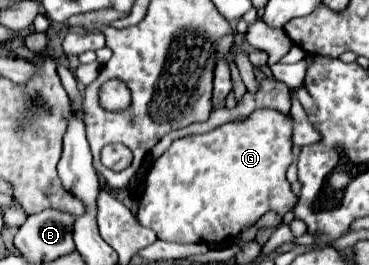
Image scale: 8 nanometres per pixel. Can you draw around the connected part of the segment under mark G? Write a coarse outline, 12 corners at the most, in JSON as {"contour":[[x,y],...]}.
{"contour":[[290,114],[174,140],[136,214],[216,244],[298,200]]}

